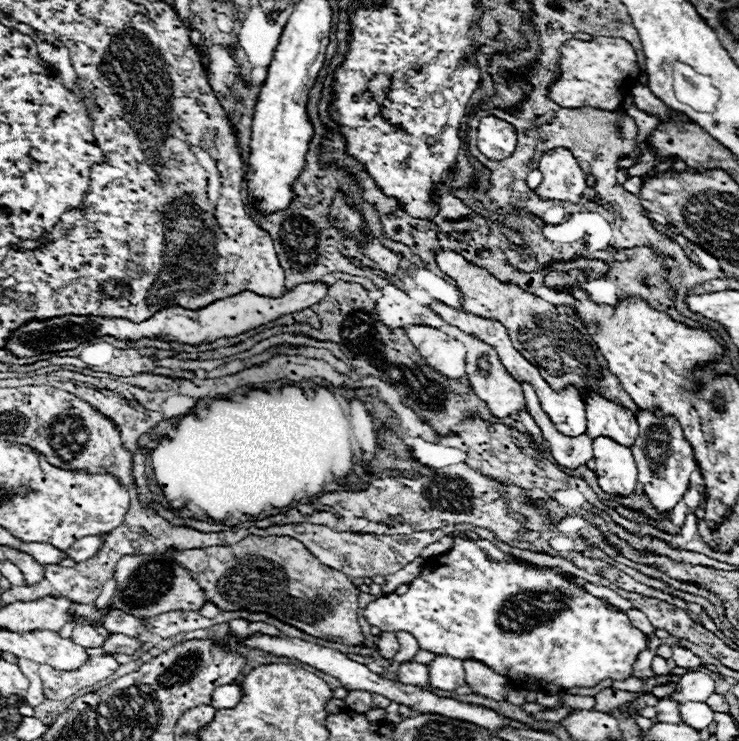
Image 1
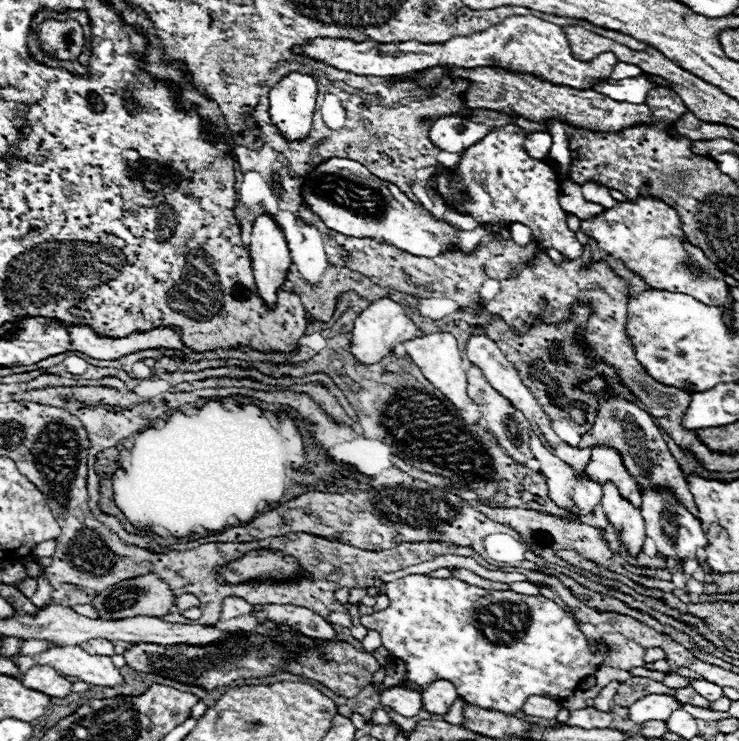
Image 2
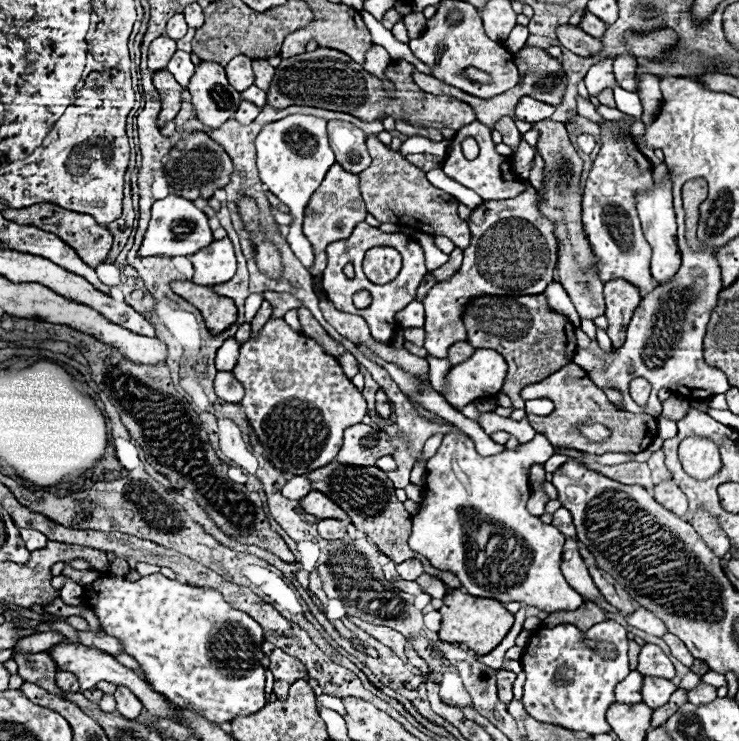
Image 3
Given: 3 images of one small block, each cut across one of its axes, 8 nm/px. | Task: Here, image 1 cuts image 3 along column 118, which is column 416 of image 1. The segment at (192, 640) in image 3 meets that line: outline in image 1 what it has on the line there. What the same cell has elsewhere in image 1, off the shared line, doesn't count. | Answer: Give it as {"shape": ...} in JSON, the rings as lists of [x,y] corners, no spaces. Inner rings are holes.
{"shape":[[[460,536],[454,538],[450,552],[426,560],[420,576],[410,582],[406,594],[382,596],[370,602],[362,616],[370,626],[382,632],[410,632],[418,640],[420,650],[428,650],[436,656],[484,662],[490,670],[506,676],[514,686],[524,686],[526,678],[536,678],[548,692],[592,688],[606,678],[626,680],[632,674],[638,652],[646,648],[646,636],[630,624],[626,614],[610,610],[606,600],[594,598],[580,586],[566,582],[560,572],[530,566],[520,560],[510,560],[510,564],[486,560],[484,550]]]}

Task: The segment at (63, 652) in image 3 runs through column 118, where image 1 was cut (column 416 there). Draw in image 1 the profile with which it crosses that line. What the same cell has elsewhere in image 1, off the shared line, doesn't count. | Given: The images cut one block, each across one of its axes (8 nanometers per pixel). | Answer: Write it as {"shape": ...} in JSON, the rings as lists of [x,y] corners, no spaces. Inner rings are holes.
{"shape":[[[404,662],[404,664],[400,664],[398,680],[402,684],[426,686],[428,684],[428,666],[426,664],[416,664],[416,662]]]}

